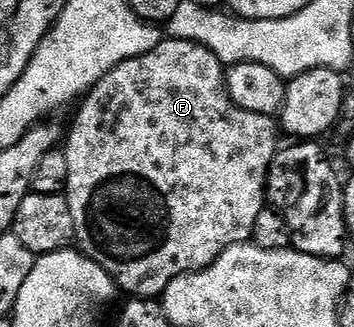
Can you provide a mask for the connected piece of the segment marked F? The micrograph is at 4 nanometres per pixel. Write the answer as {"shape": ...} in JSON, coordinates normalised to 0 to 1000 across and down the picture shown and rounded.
{"shape":[[[463,122],[441,147],[429,147],[429,159],[328,196],[328,208],[294,229],[254,272],[254,284],[229,303],[220,330],[220,352],[212,355],[198,398],[192,385],[192,407],[181,422],[181,456],[192,477],[192,550],[181,590],[192,636],[203,636],[209,722],[232,774],[294,817],[353,896],[359,887],[359,902],[444,914],[469,890],[475,869],[497,856],[497,844],[534,838],[540,826],[573,826],[610,798],[647,752],[715,731],[723,661],[734,661],[734,648],[757,630],[751,544],[763,535],[774,474],[791,456],[791,398],[766,352],[701,343],[655,309],[638,266],[633,193],[596,153],[534,122]]]}

